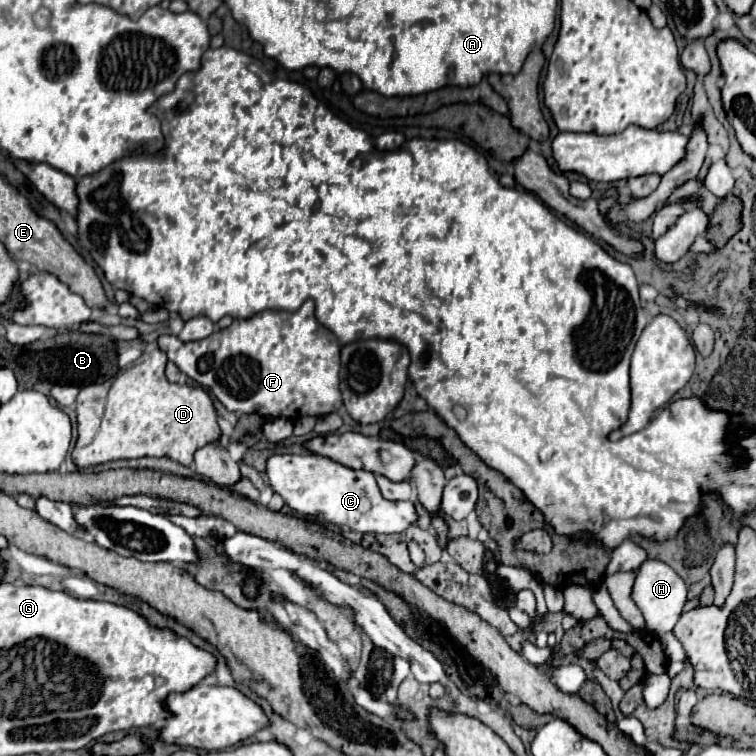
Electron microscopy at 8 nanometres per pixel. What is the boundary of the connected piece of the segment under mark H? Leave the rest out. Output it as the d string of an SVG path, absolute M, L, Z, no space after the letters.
M649 559L639 569L639 575L633 585L633 599L645 617L647 633L661 637L663 633L673 631L673 627L677 625L681 611L683 611L683 605L687 601L687 585L669 565Z

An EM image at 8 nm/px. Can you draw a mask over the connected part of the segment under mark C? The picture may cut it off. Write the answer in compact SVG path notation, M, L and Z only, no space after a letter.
M271 455L267 477L285 503L299 515L321 515L333 525L349 525L359 533L401 533L415 523L417 513L411 501L383 499L375 475L357 471L321 455Z

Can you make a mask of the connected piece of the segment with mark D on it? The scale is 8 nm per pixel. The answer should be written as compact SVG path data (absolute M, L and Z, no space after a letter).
M153 347L139 363L115 377L99 433L79 437L75 443L71 457L77 467L93 467L115 459L137 459L147 455L167 455L181 465L191 465L195 449L219 439L221 431L211 397L201 387L169 383L165 365L167 355L159 347Z

